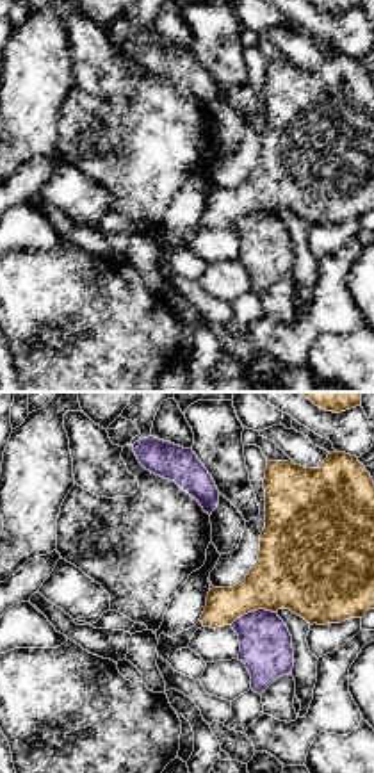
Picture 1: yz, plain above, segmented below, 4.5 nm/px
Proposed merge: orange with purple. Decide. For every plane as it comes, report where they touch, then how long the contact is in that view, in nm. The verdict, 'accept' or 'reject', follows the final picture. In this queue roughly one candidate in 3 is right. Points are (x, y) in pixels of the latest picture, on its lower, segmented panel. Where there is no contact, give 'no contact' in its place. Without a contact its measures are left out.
meets orange at (253, 610); contact 220 nm long

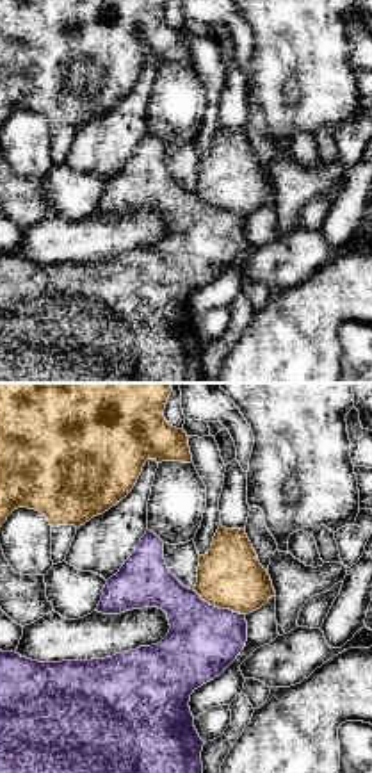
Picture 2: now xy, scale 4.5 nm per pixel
meets orange at (219, 608); contact 260 nm long

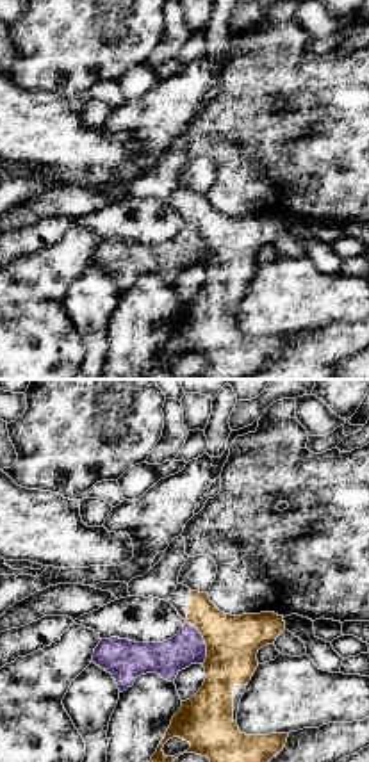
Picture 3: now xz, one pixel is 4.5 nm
meets orange at (205, 643); contact 220 nm long

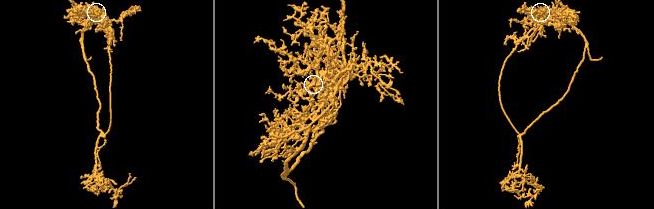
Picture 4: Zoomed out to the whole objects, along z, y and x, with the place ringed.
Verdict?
reject

